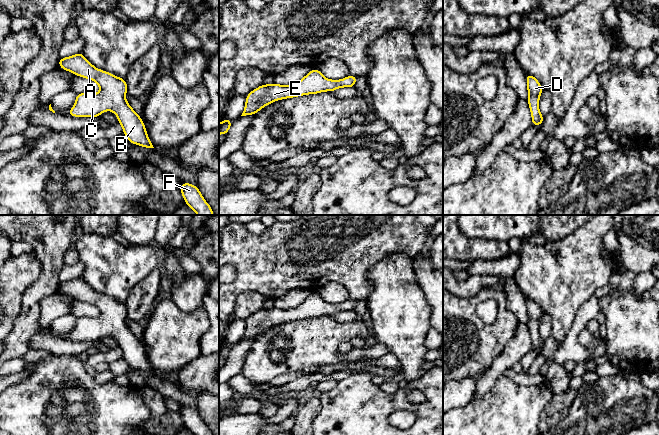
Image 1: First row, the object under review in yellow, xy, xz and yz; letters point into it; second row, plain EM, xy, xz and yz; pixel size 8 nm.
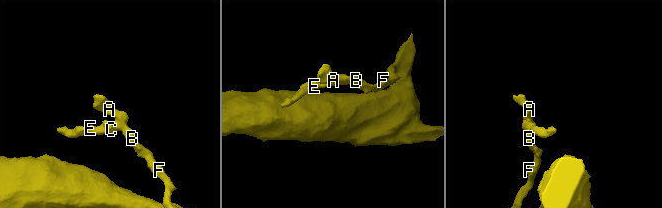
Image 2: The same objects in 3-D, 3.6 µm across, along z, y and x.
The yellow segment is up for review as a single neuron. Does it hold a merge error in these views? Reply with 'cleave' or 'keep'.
keep

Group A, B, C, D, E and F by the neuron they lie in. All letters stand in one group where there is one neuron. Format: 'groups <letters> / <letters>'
groups A B C D E F

